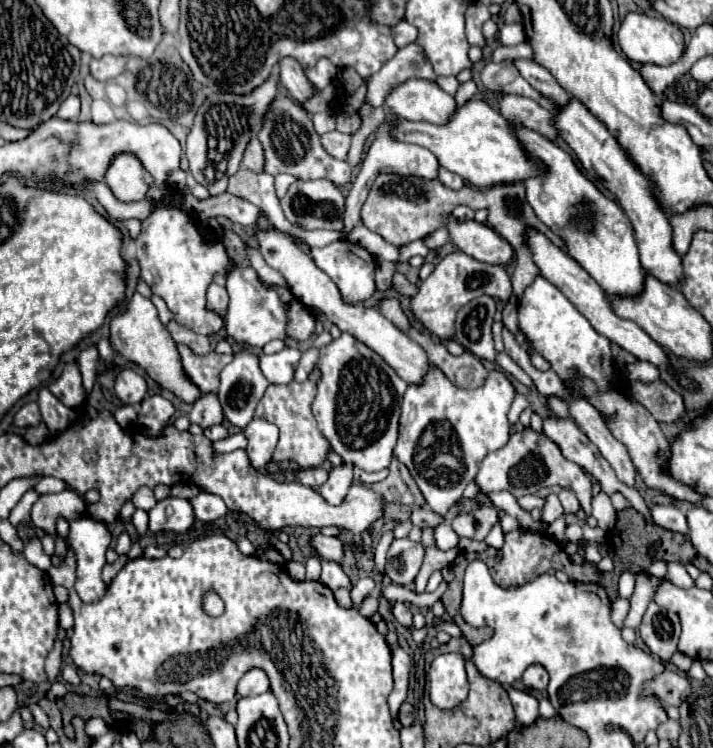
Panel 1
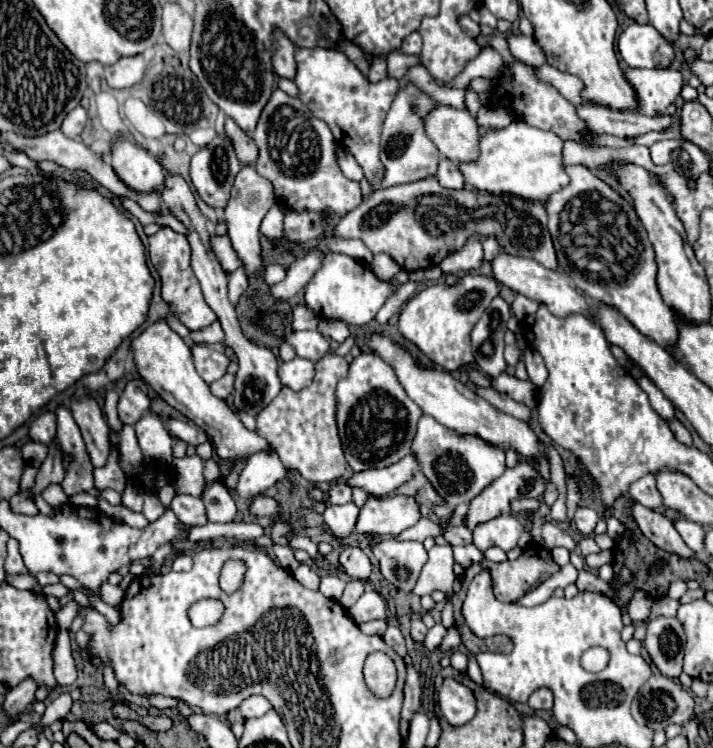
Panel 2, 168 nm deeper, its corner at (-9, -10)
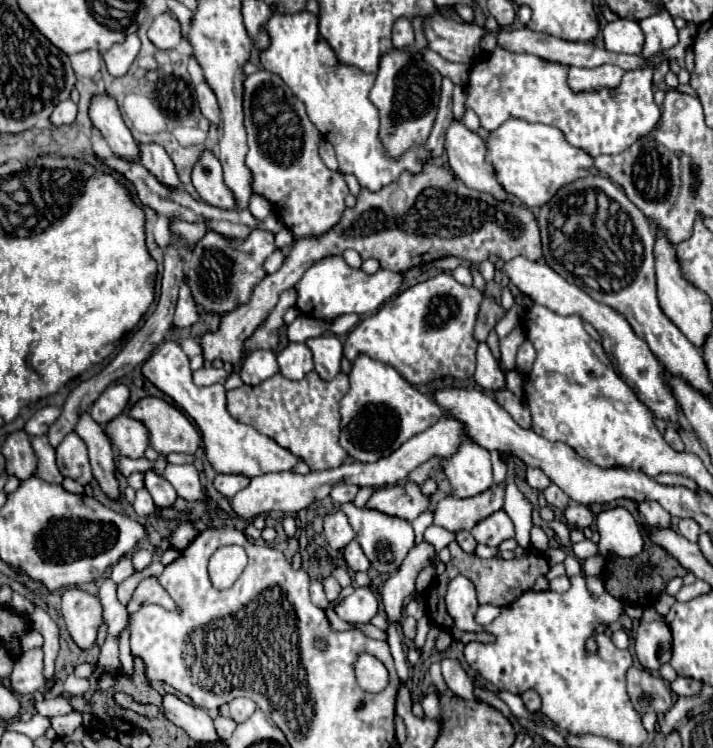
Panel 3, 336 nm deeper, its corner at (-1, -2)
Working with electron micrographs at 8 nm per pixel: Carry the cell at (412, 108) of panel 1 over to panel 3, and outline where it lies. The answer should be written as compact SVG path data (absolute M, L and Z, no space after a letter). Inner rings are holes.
M452 121L446 133L446 153L454 175L466 187L490 193L498 201L510 201L510 195L496 179L496 169L486 161L486 143L478 133L468 131L460 121Z

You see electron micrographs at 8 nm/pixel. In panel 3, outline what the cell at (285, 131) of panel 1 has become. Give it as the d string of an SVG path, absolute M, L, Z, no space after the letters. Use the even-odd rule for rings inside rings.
M258 69L244 79L244 127L248 133L246 167L252 173L252 191L272 203L278 219L300 237L322 237L342 217L348 185L342 173L328 171L318 155L320 131L306 115L304 103L274 73Z

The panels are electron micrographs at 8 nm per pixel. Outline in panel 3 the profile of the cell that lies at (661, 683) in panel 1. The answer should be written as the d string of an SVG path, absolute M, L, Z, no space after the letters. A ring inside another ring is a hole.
M630 667L626 673L626 683L628 683L628 695L634 705L634 709L644 715L644 713L664 713L672 707L672 691L668 683L660 677L650 675L642 667Z

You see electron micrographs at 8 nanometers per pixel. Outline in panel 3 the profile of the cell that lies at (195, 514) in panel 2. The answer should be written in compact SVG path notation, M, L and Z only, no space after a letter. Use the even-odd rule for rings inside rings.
M154 471L144 473L144 487L152 495L156 507L170 507L178 497L176 491L172 491L172 485L164 477L156 475Z

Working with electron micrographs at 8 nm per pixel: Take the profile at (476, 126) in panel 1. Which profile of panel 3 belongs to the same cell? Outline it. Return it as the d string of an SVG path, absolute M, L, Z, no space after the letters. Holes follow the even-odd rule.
M508 119L500 129L490 133L486 147L488 161L494 165L500 185L528 209L546 205L560 187L596 173L592 155L572 147L558 127L544 123Z

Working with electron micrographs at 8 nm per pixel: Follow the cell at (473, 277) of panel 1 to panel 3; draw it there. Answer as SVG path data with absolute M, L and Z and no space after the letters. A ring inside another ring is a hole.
M438 273L398 293L390 303L384 303L374 315L366 317L360 325L356 325L346 337L344 357L352 363L360 353L386 365L392 365L410 385L426 385L434 379L444 379L444 377L466 381L474 375L476 367L478 341L474 339L474 325L480 303L482 303L482 293L476 287L464 287L450 273Z

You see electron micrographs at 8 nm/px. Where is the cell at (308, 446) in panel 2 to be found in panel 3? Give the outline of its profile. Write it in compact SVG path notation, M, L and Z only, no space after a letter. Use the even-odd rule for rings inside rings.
M310 371L302 381L290 381L284 375L276 373L274 377L262 381L260 385L254 385L254 387L242 385L238 389L228 391L226 409L240 423L252 425L258 433L274 439L280 447L284 447L290 453L294 453L296 457L300 457L310 469L314 469L314 471L334 469L348 459L346 449L342 449L342 445L338 441L338 437L340 437L340 411L338 409L340 409L340 399L348 391L348 387L350 387L350 381L344 373L338 373L336 379L332 379L332 381L322 381L316 375L316 371Z

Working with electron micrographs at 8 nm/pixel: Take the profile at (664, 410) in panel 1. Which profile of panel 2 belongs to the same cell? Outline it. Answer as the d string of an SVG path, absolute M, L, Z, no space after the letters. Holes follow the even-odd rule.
M674 417L672 421L668 421L668 425L670 425L670 429L672 429L672 433L676 435L676 439L680 441L680 443L684 443L684 445L692 445L692 435L690 435L690 431Z

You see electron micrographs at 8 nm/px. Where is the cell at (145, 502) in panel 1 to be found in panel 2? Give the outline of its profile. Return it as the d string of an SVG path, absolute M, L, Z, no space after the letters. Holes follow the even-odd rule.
M150 493L150 495L144 497L144 509L142 509L142 513L146 515L148 521L156 521L164 511L166 509L162 507L162 503L160 503L160 499L158 499L156 493Z

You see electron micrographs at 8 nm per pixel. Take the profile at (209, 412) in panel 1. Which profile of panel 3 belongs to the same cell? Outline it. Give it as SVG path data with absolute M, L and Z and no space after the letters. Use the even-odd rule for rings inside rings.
M144 397L130 409L128 415L146 425L150 445L162 455L168 453L192 455L200 447L202 437L198 429L180 409L176 409L164 399Z

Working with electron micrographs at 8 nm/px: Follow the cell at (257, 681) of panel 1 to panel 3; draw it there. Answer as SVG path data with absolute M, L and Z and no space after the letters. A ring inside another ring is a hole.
M240 697L240 699L234 699L234 701L230 703L230 717L232 717L236 723L244 723L244 721L254 713L254 709L256 709L256 703L252 703L250 699Z

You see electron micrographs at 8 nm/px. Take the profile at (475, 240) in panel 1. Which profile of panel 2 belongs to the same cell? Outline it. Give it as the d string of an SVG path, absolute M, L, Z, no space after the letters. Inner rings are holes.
M500 251L490 261L490 265L492 265L492 275L494 275L496 281L500 281L502 285L510 287L516 293L522 293L530 299L536 299L536 301L544 303L556 317L566 317L570 313L584 313L586 317L592 317L590 311L588 311L588 301L578 293L578 289L570 283L570 279L562 271L550 271L534 259L510 255L510 253L504 253L504 251Z

